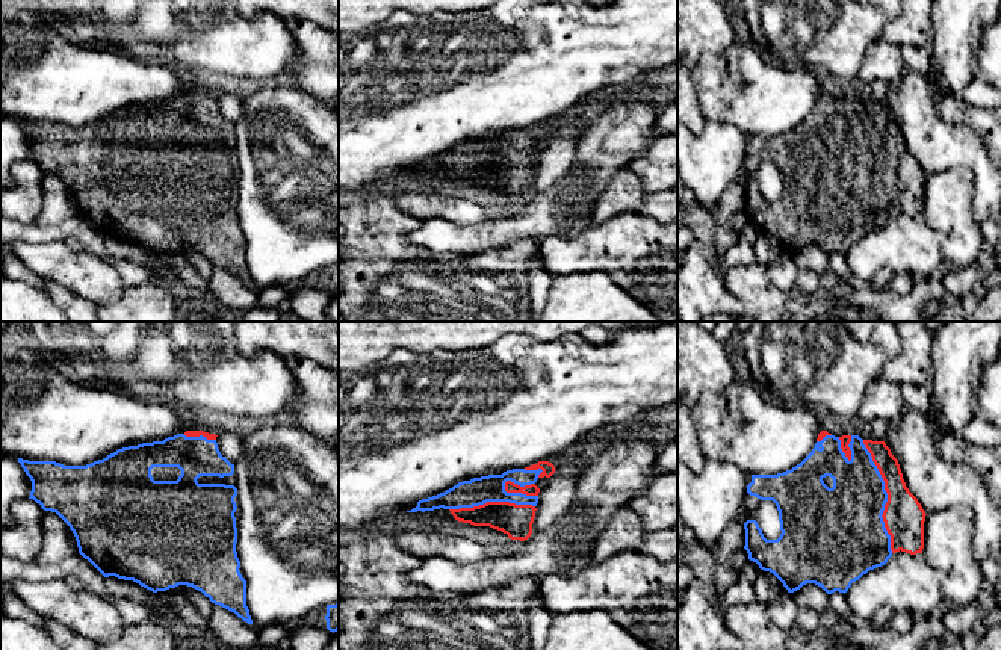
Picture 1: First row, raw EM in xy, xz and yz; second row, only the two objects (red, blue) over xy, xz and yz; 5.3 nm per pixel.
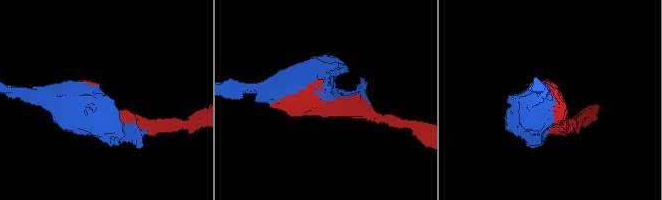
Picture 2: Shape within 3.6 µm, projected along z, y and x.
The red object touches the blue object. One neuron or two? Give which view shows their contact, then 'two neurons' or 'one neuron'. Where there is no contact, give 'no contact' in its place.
meets red in yz; one neuron

